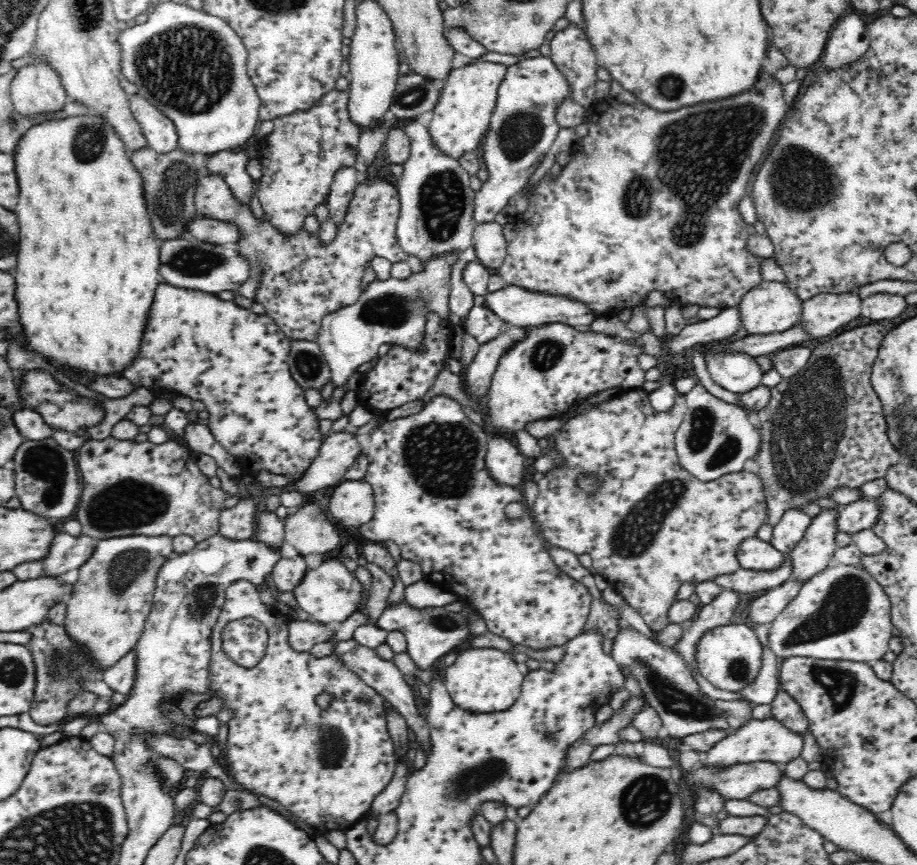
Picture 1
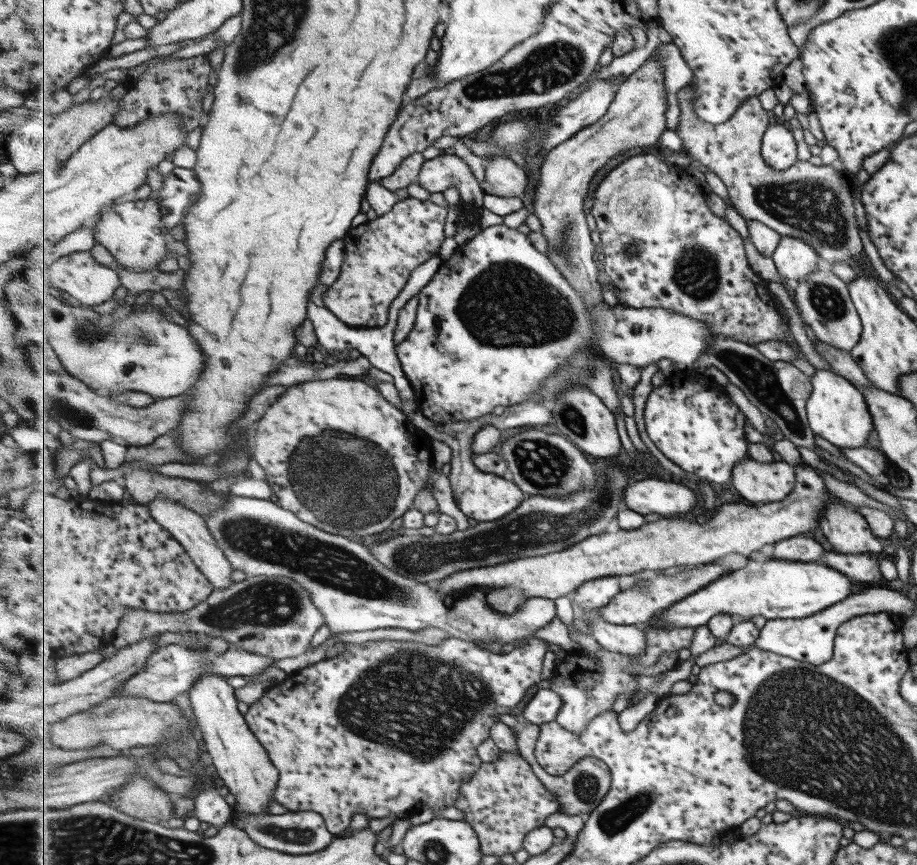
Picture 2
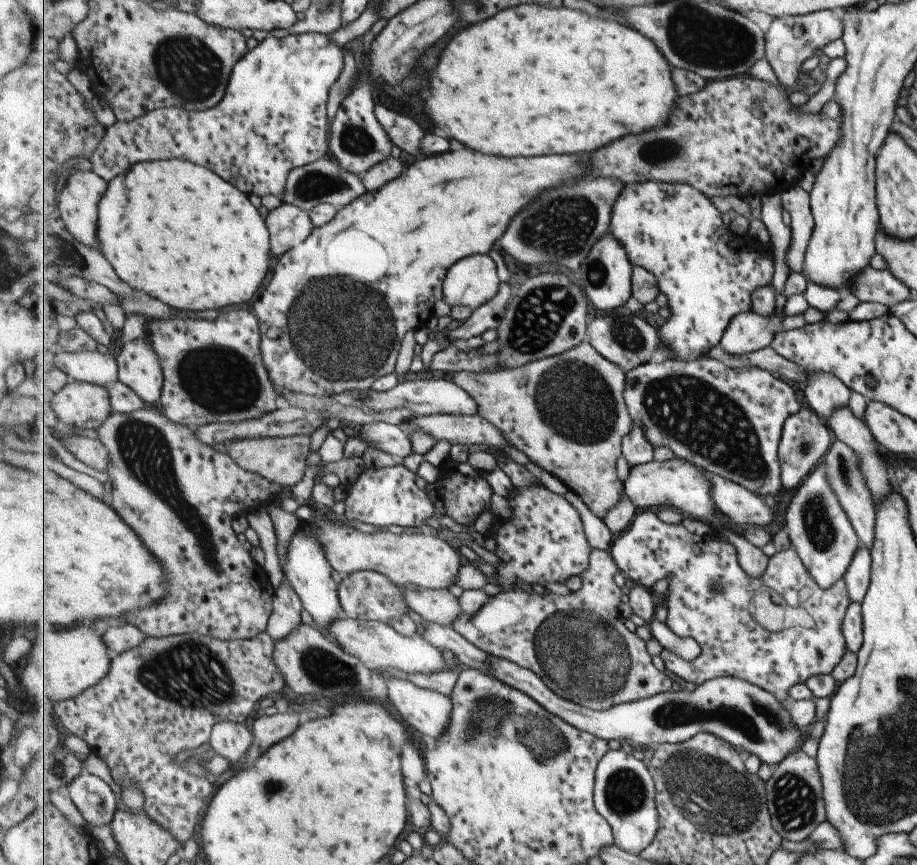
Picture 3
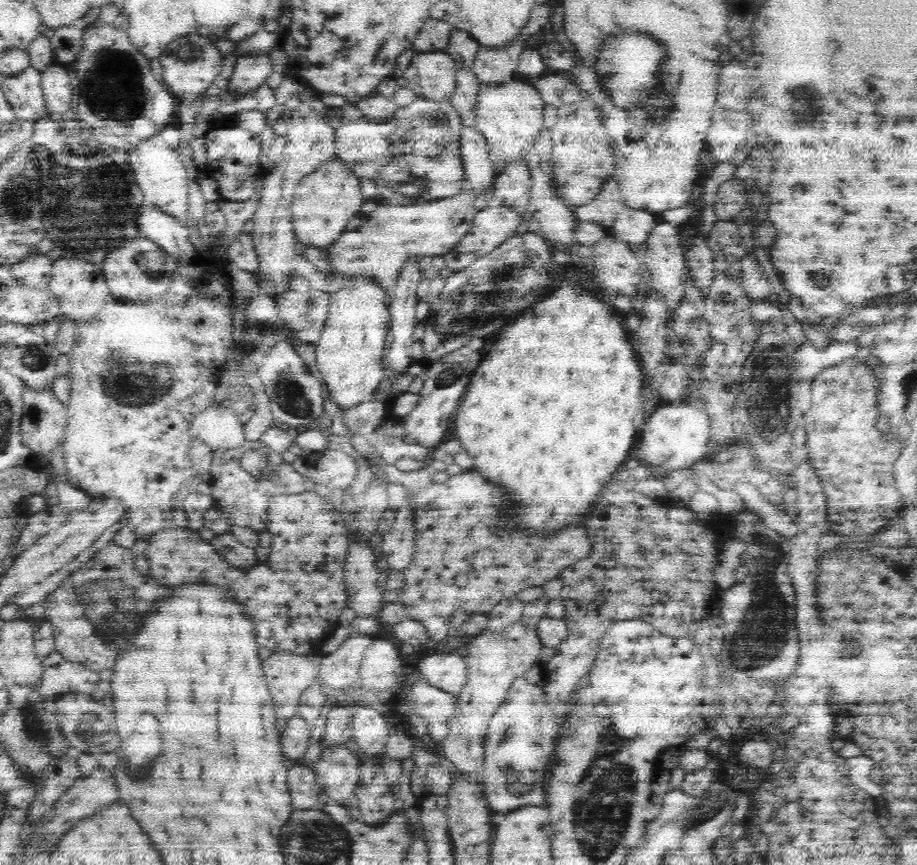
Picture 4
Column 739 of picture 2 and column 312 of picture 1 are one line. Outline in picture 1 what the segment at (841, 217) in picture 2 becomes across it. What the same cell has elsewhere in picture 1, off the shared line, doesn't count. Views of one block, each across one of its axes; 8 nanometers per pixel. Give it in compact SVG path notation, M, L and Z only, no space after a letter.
M334 89L312 110L274 119L272 132L259 141L257 158L262 178L256 195L265 214L279 230L287 234L304 230L304 219L313 214L320 202L326 201L336 172L354 166L362 128L352 120L348 104L349 91Z

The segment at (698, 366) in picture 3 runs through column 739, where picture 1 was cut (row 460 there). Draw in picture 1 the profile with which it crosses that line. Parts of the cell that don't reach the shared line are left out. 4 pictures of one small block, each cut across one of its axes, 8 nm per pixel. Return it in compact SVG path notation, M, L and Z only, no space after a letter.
M434 396L430 402L423 406L420 412L408 415L406 417L396 418L394 420L387 420L378 428L373 430L370 434L370 444L364 450L364 454L369 460L369 465L363 480L373 488L374 497L374 512L373 518L360 527L360 534L364 539L374 543L385 543L386 541L395 542L399 547L401 559L409 560L420 565L425 580L437 585L442 591L456 594L460 602L472 602L475 606L482 610L483 618L486 621L488 630L515 641L516 644L522 644L533 650L538 648L550 648L550 646L562 646L572 640L575 636L580 634L580 628L584 626L586 618L591 611L591 606L594 598L591 592L584 587L580 582L573 580L572 577L562 573L560 569L556 568L551 562L547 550L543 547L542 538L539 538L538 528L535 520L531 514L531 509L525 507L524 512L519 518L509 518L504 509L510 502L525 503L523 491L518 487L510 485L498 485L486 471L484 466L484 456L490 437L484 433L484 429L480 428L478 424L474 424L465 412L464 406L457 400L450 398L450 396Z

